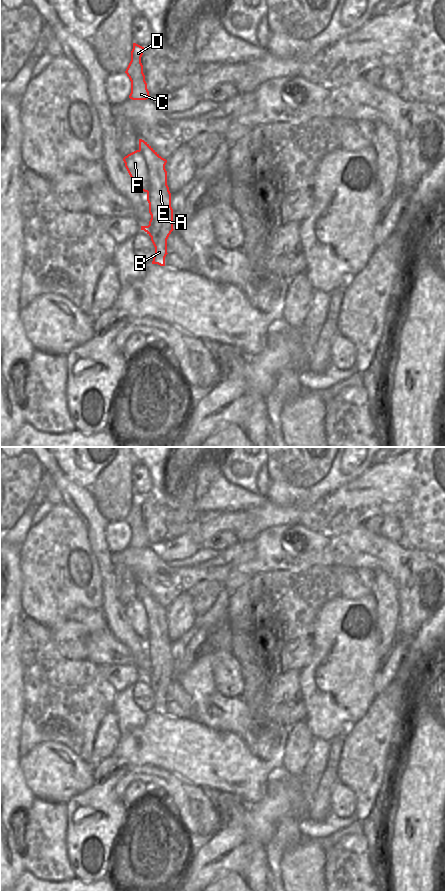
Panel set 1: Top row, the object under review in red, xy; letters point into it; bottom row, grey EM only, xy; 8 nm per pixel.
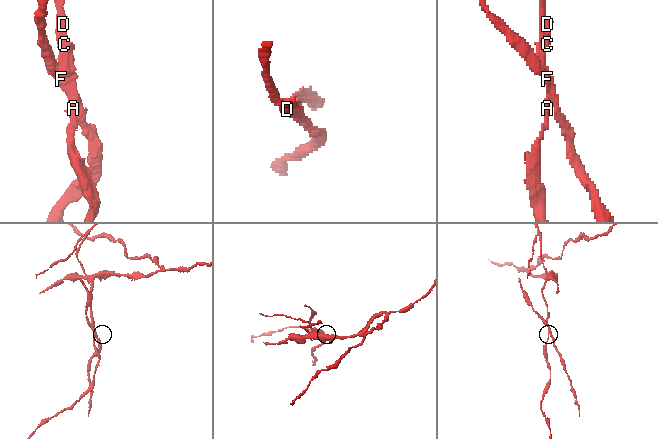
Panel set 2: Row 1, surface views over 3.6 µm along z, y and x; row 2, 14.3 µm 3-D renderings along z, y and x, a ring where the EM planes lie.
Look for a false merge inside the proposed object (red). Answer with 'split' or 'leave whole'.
split

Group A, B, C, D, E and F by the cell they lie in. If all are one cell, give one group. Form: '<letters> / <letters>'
A B C D E / F

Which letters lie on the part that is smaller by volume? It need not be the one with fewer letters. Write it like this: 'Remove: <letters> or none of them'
Remove: F

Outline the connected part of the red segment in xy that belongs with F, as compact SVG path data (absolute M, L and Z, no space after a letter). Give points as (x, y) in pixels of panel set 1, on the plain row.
M136 598L123 606L125 615L135 631L142 639L149 637L149 617L145 605L140 598Z

